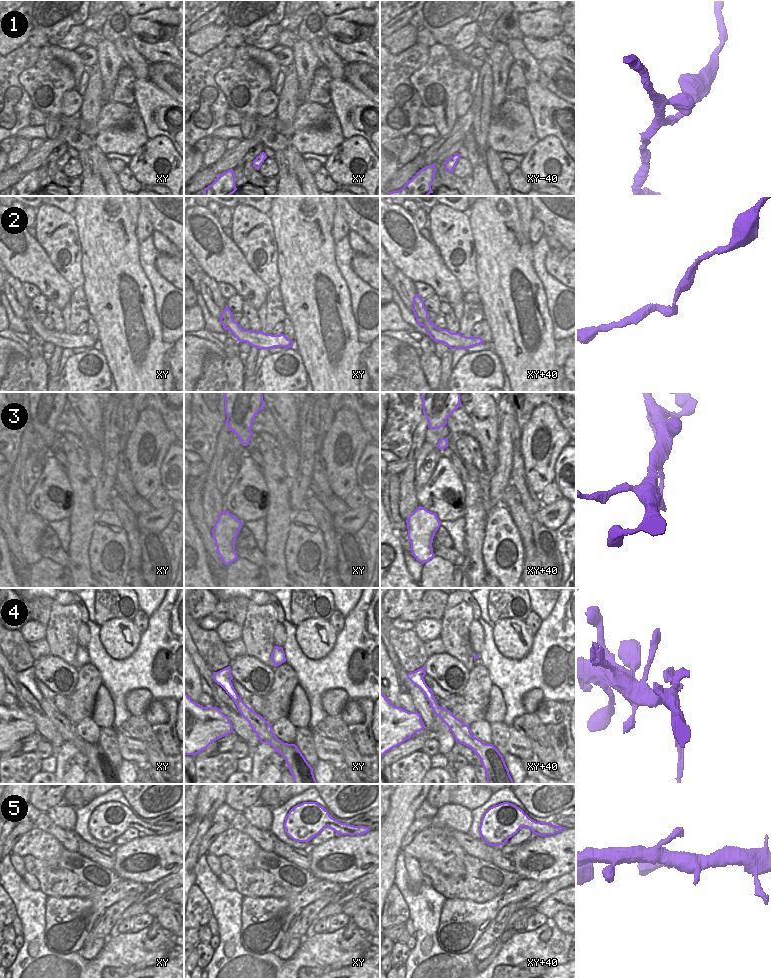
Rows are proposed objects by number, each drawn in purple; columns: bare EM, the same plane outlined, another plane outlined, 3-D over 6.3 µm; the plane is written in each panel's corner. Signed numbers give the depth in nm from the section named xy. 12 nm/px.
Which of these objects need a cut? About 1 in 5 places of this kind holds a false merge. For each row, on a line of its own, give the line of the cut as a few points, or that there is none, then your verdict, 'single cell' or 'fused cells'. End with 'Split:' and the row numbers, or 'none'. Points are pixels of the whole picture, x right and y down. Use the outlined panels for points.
1: no cut | single cell
2: no cut | single cell
3: no cut | single cell
4: xy+40 (473, 737), (476, 745), (472, 748) | fused cells
5: no cut | single cell
Split: 4

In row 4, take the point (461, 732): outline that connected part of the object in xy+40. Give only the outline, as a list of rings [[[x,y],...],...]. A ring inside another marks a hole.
[[[423,666],[414,672],[408,673],[407,678],[425,694],[433,712],[441,718],[445,725],[448,726],[456,742],[459,742],[471,749],[477,747],[478,745],[474,742],[474,736],[471,734],[469,726],[456,718],[450,710],[442,708],[437,704],[433,693],[423,679],[425,675],[425,666]]]

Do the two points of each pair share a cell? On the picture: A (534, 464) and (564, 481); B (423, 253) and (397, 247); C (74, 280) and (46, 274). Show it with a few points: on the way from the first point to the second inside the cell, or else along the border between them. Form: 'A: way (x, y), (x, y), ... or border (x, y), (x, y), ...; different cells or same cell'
A: border (560, 453), (555, 463), (555, 479), (553, 481); different cells
B: way (416, 257), (405, 257), (401, 254); same cell
C: border (49, 260), (72, 290); different cells

